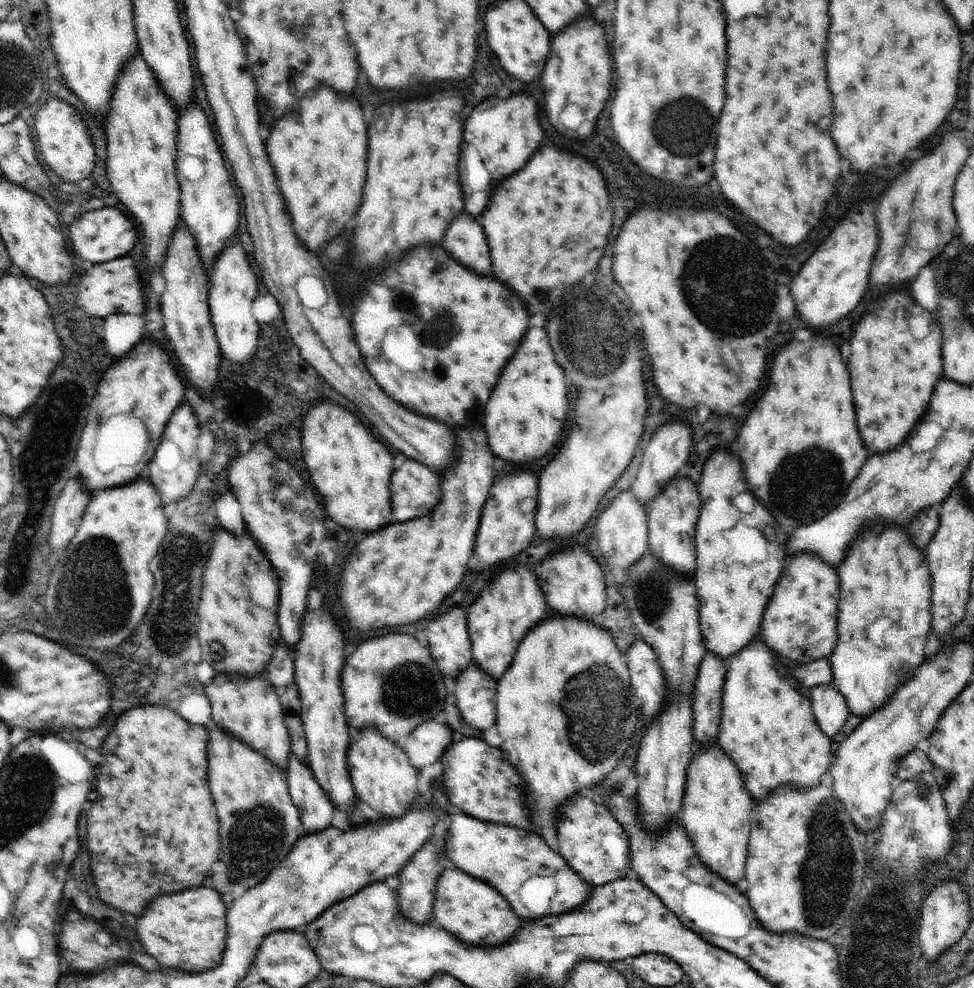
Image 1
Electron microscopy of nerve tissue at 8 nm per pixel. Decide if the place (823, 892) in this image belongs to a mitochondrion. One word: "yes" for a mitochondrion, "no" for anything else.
yes

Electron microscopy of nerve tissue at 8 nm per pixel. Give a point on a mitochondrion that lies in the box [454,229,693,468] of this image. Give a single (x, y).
(595, 326)

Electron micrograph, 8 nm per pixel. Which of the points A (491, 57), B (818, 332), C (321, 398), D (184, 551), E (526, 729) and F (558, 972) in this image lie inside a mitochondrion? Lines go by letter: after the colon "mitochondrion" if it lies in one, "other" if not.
A: other
B: other
C: other
D: mitochondrion
E: other
F: mitochondrion

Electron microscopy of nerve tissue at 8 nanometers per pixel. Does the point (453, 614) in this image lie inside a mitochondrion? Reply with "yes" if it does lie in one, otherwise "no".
no

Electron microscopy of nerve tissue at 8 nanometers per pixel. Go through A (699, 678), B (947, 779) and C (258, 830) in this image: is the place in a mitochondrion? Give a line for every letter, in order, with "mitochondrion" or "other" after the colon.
A: other
B: other
C: mitochondrion

